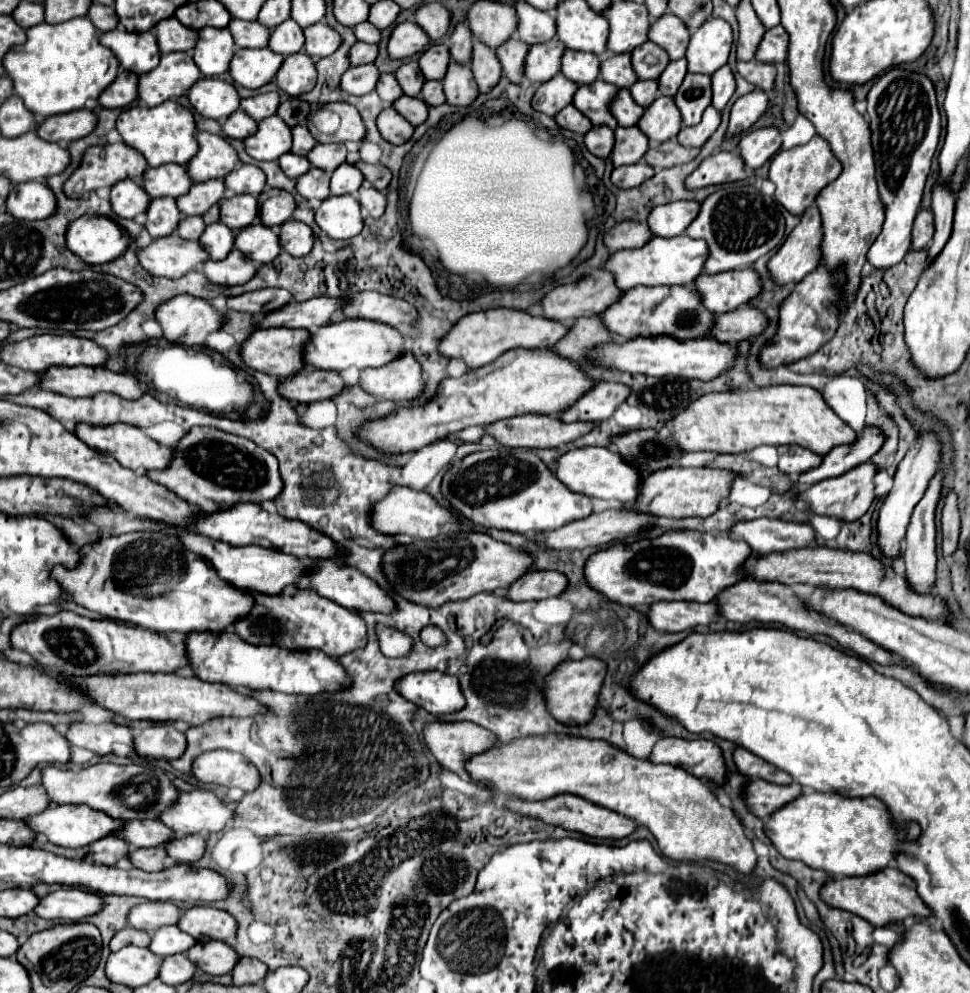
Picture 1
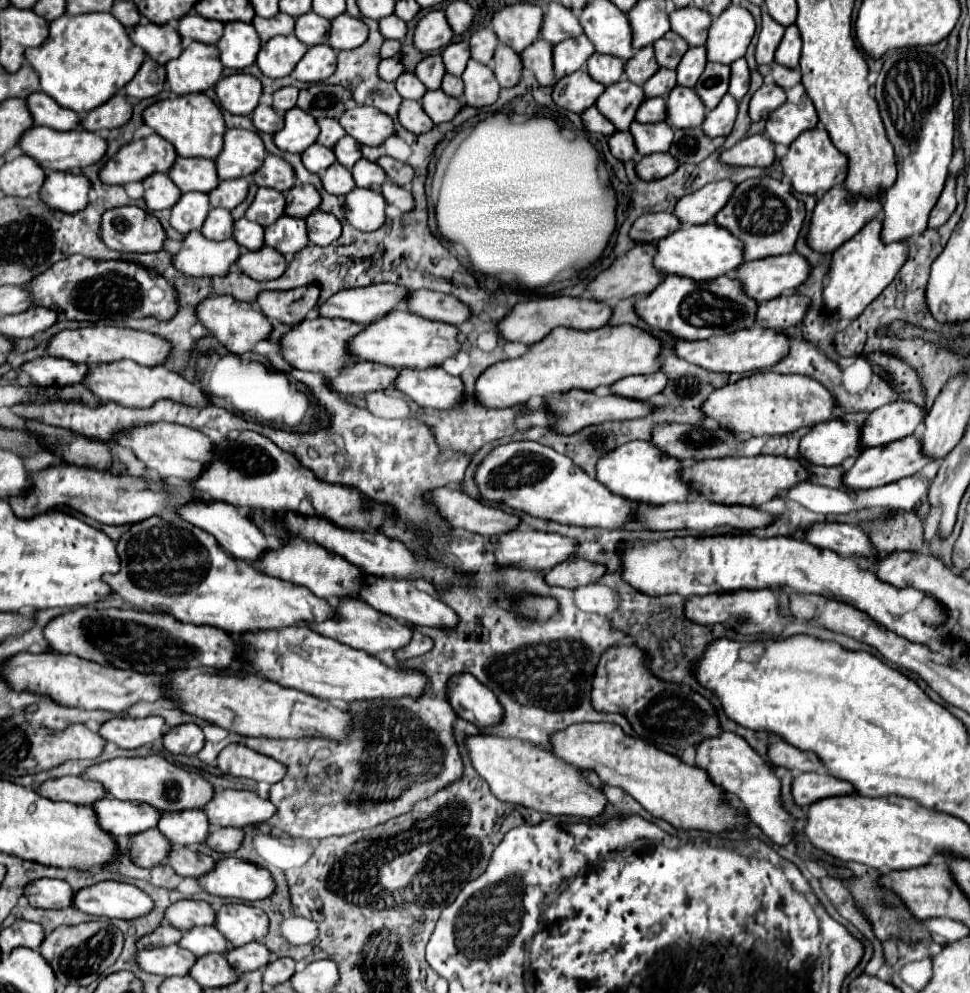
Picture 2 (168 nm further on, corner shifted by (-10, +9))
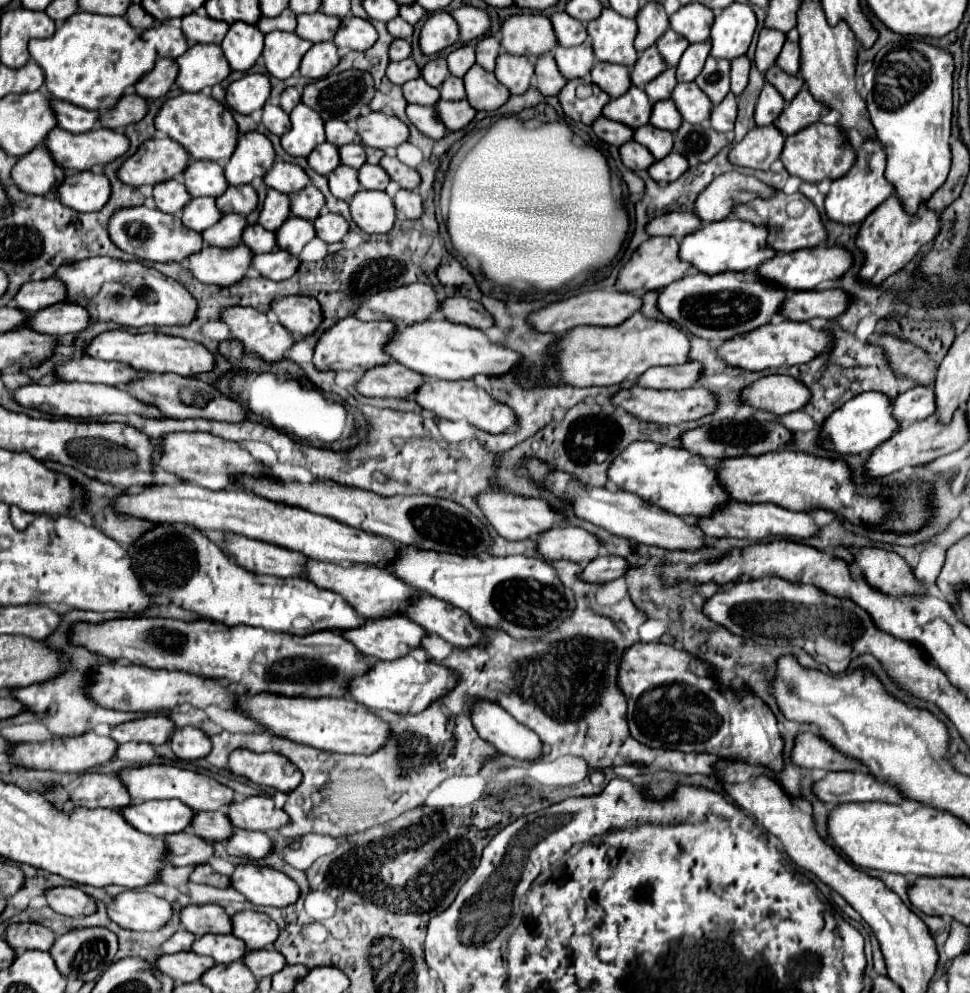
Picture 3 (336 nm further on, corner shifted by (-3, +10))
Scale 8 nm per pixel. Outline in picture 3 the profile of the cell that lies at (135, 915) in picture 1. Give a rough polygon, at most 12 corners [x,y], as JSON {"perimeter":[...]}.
{"perimeter":[[218,904],[184,906],[180,922],[194,936],[228,934]]}

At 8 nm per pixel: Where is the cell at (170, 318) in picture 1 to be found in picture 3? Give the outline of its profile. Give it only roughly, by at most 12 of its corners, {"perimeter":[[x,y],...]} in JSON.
{"perimeter":[[248,306],[224,308],[220,320],[244,354],[284,360],[294,344],[280,322]]}

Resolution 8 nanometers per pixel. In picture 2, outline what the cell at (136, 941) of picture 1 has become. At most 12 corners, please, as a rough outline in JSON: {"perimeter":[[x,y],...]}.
{"perimeter":[[161,925],[137,941],[137,949],[175,945],[181,931]]}

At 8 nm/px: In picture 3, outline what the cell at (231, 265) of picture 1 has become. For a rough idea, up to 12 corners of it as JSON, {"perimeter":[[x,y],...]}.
{"perimeter":[[282,250],[256,254],[252,268],[270,280],[286,280],[300,260]]}

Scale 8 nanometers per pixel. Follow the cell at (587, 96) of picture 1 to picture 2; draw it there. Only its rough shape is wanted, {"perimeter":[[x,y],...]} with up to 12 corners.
{"perimeter":[[631,81],[609,85],[597,109],[627,131],[645,101]]}

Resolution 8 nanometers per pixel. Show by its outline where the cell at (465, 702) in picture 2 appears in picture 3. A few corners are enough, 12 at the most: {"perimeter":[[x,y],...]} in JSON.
{"perimeter":[[478,700],[470,720],[496,750],[536,760],[542,742],[500,704]]}

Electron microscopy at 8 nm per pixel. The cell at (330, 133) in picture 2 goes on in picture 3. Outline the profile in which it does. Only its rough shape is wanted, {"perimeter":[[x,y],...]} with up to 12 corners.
{"perimeter":[[342,120],[324,124],[326,142],[350,144],[356,132]]}

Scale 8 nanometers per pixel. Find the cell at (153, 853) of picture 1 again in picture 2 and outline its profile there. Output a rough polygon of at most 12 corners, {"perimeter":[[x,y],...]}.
{"perimeter":[[173,847],[169,865],[181,877],[203,877],[215,859]]}

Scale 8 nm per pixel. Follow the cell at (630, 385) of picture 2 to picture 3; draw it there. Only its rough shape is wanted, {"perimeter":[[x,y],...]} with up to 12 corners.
{"perimeter":[[702,366],[650,368],[636,384],[654,390],[692,388]]}

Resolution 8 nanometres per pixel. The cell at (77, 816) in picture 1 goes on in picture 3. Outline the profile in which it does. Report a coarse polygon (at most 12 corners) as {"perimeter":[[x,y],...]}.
{"perimeter":[[178,800],[128,804],[118,812],[150,836],[182,832],[194,812]]}

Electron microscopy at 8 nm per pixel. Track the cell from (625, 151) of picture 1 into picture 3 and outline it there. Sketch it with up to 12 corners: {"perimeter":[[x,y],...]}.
{"perimeter":[[646,124],[634,130],[634,140],[656,160],[672,150],[670,130]]}

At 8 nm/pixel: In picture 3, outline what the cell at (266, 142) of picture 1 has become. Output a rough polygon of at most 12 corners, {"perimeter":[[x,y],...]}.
{"perimeter":[[304,104],[280,136],[290,156],[308,156],[326,140],[322,118]]}

